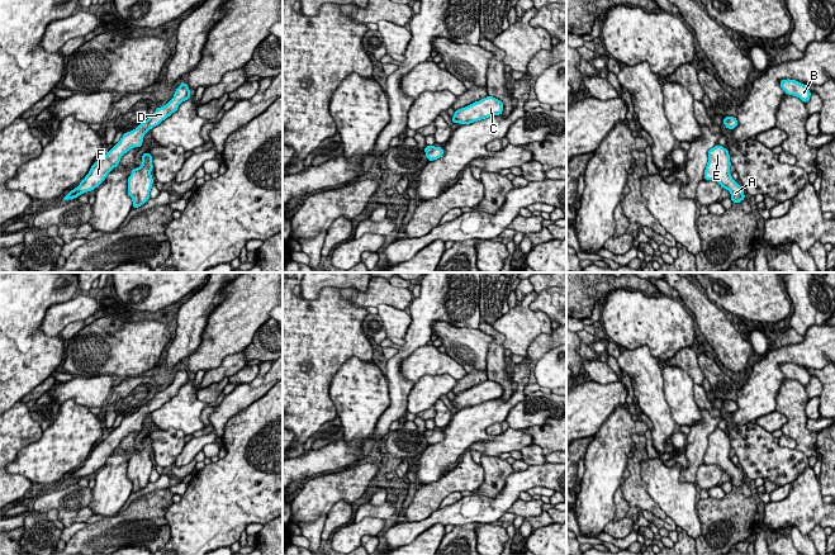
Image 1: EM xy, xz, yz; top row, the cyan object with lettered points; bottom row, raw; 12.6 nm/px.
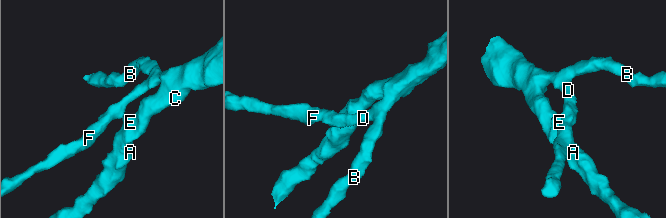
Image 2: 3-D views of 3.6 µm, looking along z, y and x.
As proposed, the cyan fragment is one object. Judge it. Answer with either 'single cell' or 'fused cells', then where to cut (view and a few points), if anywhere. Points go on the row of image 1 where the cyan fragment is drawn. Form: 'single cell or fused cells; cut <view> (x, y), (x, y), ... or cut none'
single cell; cut none

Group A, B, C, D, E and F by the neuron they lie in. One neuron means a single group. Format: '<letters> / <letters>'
A B C D E F

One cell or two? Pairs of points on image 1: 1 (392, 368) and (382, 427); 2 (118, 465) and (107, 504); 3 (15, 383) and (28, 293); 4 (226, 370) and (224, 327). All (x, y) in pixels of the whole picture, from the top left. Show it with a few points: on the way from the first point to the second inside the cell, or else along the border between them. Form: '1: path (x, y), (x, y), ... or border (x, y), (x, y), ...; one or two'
1: path (395, 383), (397, 408), (393, 412); one
2: path (113, 475), (109, 494); one
3: path (15, 360), (15, 316); one
4: border (242, 350), (227, 355), (217, 366), (205, 371); two

